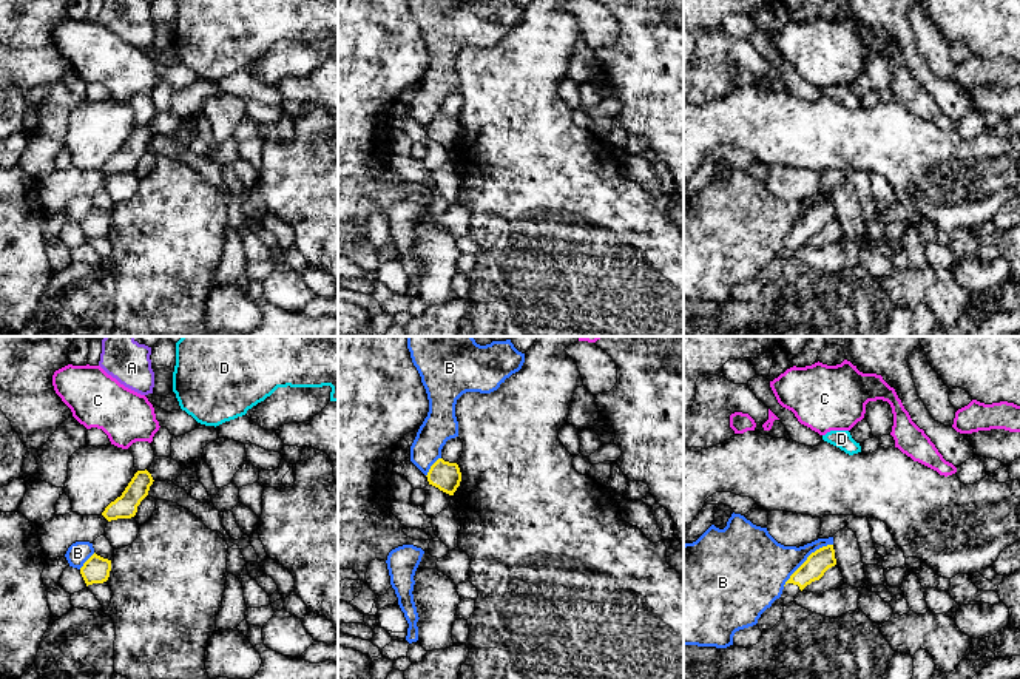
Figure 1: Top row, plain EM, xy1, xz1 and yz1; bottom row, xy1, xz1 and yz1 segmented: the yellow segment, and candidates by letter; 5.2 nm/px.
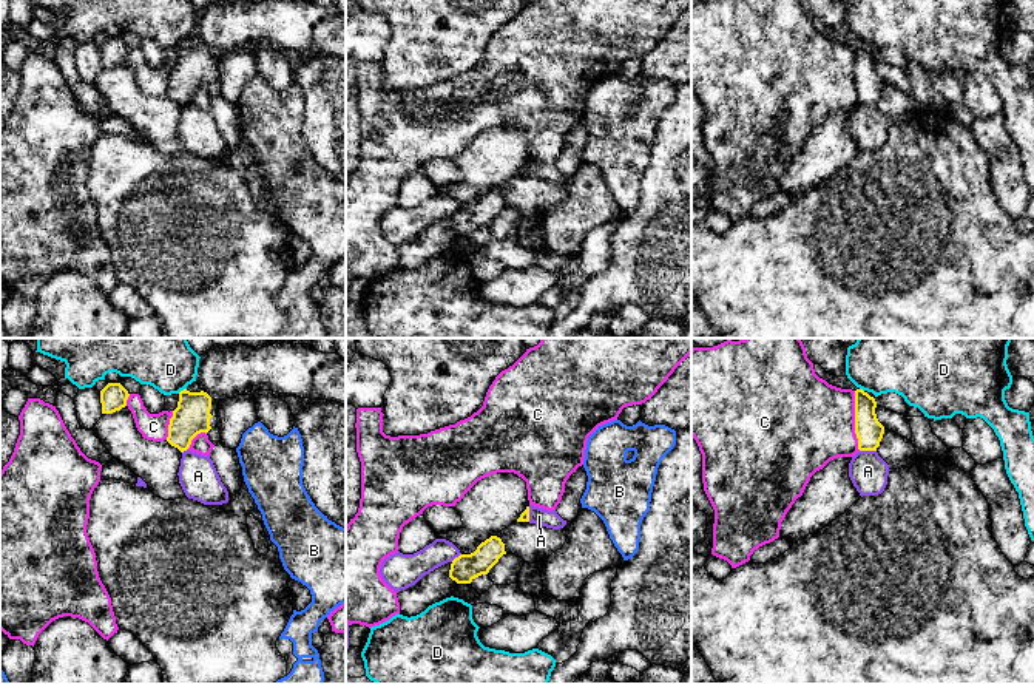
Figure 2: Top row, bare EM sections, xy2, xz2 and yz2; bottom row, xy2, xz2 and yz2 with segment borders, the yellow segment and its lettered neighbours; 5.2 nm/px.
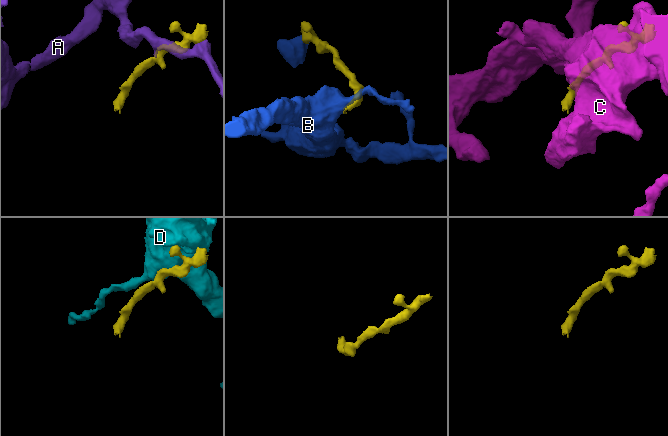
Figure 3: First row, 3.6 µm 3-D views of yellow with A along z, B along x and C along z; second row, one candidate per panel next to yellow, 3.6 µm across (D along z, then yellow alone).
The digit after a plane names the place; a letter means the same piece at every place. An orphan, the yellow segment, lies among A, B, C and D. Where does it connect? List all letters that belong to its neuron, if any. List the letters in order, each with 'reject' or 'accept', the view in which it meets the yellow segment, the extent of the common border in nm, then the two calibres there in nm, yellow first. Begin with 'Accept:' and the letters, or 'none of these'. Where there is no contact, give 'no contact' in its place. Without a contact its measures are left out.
Accept: none of these
A: reject; contact in yz2; length 90 nm; calibres 150 and 200 nm
B: reject; contact in yz1; length 340 nm; calibres 120 and 300 nm
C: reject; contact in yz2; length 320 nm; calibres 150 and 460 nm
D: reject; contact in xy2; length 50 nm; calibres 190 and 240 nm

